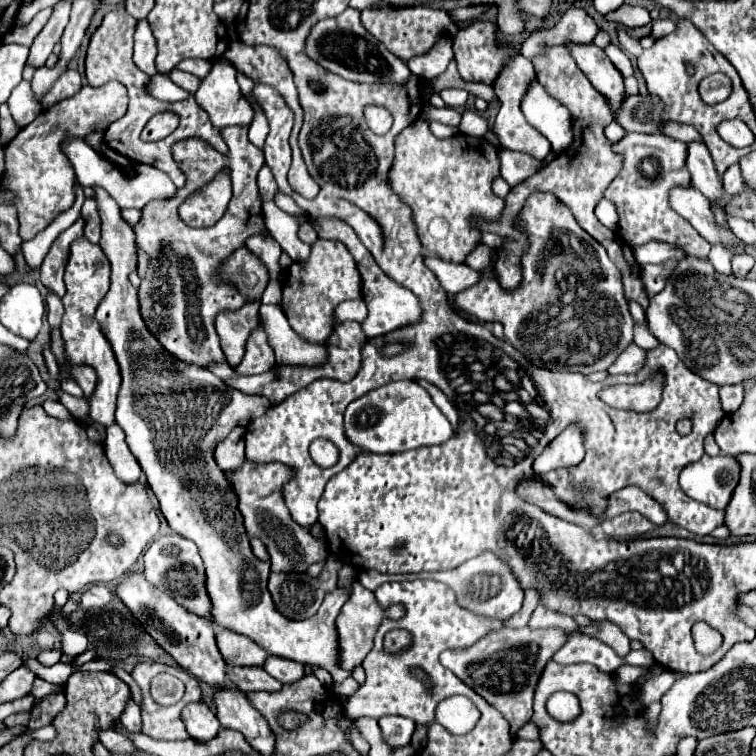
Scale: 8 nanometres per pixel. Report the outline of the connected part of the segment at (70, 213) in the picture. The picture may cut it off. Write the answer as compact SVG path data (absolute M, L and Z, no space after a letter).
M76 185L76 193L78 193L78 195L76 195L76 203L72 205L72 209L68 209L66 213L62 213L54 223L50 223L50 225L48 225L44 231L40 231L34 239L22 243L22 255L24 255L24 261L26 261L28 267L40 269L40 265L42 265L42 261L44 261L44 257L46 257L50 245L56 241L56 237L58 237L64 229L68 229L68 227L80 217L80 207L82 207L82 203L84 203L86 197L84 197L80 185Z

